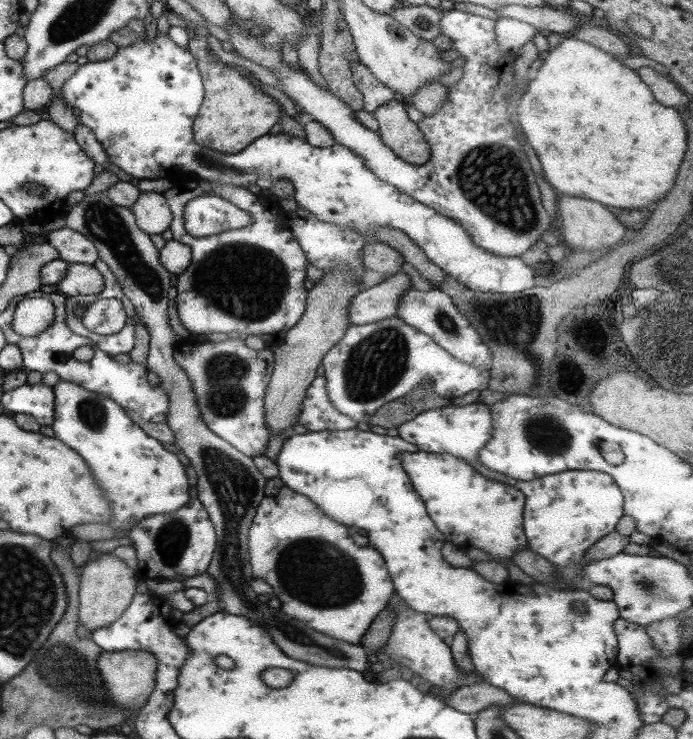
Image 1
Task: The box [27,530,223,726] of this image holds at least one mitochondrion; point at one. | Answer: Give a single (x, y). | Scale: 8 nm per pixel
(61, 665)

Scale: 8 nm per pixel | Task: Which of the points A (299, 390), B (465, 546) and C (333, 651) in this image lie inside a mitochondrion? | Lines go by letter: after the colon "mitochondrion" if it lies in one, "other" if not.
A: other
B: other
C: other

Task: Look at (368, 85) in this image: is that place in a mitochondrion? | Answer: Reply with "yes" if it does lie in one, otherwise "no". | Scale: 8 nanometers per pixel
no

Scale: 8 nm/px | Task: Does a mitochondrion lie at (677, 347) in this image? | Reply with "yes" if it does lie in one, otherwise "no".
yes

